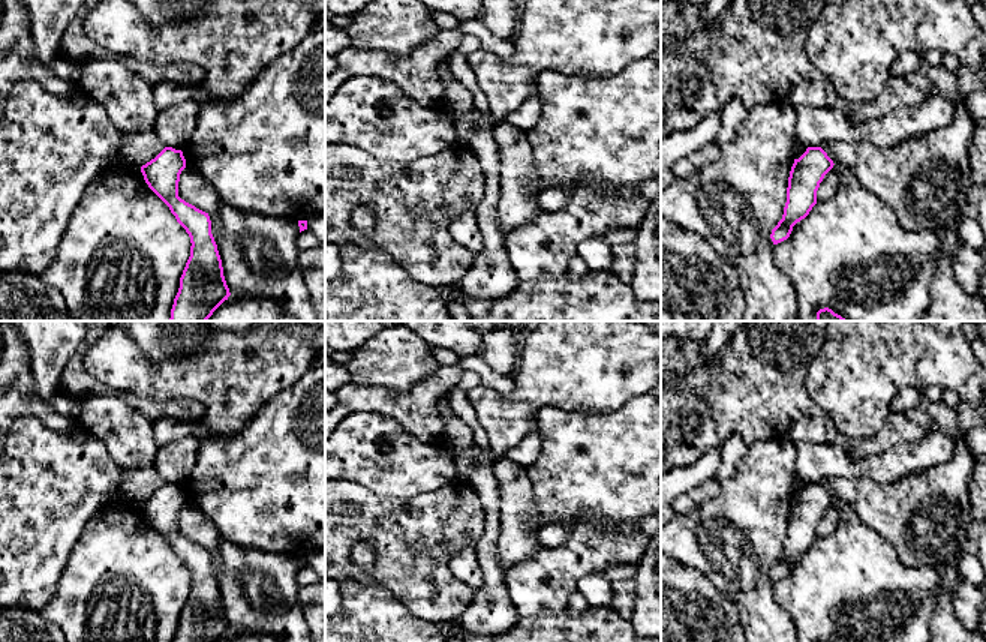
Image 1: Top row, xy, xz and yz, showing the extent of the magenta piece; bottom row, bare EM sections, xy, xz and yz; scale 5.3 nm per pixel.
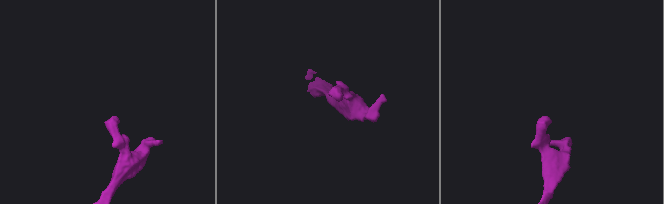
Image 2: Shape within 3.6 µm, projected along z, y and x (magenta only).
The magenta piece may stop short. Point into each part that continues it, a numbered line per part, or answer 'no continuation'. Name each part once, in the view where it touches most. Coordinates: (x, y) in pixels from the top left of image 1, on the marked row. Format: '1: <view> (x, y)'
no continuation

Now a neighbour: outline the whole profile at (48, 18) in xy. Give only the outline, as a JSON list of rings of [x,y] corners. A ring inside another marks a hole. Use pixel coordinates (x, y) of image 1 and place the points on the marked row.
[[[22,0],[28,14],[30,33],[37,60],[49,69],[60,56],[64,30],[81,10],[85,0]]]

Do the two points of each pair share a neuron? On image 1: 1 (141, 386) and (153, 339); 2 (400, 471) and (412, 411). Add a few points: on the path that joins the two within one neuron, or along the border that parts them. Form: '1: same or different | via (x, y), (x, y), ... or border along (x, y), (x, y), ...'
1: different | border along (129, 336), (155, 363), (183, 356)
2: different | border along (378, 413), (394, 419), (418, 440), (441, 446)

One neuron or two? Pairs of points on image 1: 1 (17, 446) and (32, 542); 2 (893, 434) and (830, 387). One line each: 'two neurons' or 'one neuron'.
1: one neuron
2: two neurons

